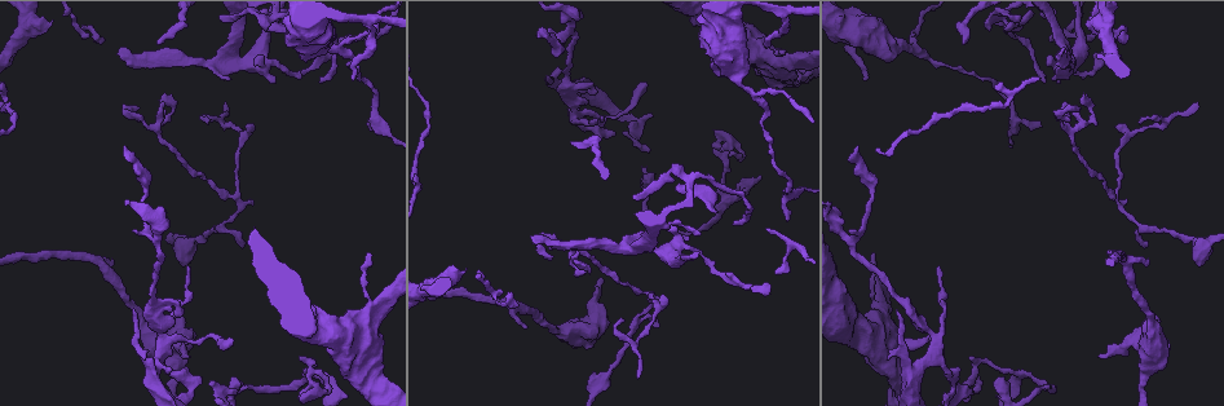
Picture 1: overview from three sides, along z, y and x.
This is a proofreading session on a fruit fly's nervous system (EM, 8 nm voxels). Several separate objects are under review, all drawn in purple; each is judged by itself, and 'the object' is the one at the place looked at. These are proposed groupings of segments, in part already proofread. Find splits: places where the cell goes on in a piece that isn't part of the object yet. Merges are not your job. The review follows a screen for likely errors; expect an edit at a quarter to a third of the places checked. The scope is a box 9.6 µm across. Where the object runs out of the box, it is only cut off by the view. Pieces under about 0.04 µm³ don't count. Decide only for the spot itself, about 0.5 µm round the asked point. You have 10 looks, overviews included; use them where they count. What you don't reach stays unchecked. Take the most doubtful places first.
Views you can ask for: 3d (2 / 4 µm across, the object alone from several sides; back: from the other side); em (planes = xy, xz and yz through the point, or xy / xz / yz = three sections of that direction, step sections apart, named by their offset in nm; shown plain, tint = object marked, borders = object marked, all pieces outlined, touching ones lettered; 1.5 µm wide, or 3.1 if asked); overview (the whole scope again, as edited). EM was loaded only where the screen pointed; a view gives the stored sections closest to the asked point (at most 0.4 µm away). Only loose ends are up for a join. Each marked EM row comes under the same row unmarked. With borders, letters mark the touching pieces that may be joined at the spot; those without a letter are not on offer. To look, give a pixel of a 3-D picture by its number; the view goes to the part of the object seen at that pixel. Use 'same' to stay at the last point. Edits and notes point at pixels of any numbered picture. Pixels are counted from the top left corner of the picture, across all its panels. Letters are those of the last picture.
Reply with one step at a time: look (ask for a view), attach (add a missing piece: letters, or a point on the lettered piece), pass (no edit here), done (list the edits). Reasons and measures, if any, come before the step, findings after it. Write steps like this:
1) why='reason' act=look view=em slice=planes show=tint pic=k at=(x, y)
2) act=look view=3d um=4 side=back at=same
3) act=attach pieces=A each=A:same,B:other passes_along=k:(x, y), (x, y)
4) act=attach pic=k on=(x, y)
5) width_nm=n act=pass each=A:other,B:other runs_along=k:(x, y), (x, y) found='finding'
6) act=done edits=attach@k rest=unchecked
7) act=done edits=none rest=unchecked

why='free end' act=look view=em slice=yz step=8 show=borders pic=1 at=(1063, 51)

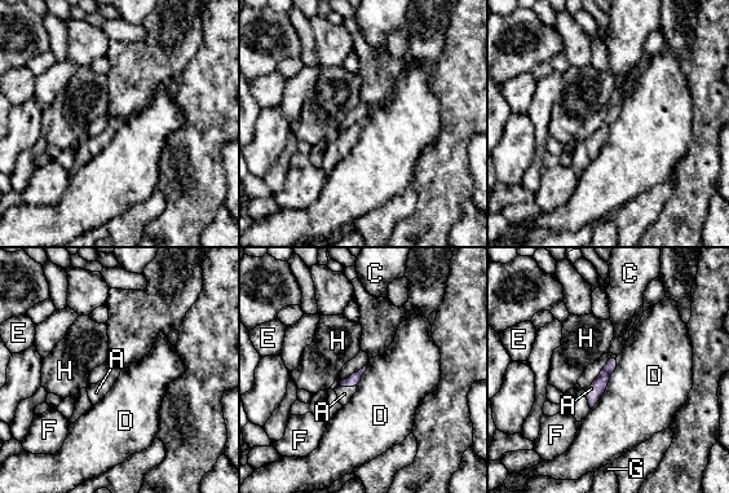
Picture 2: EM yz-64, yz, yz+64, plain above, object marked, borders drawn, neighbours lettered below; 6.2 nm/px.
why='another direction' act=look view=em slice=planes show=borders at=same

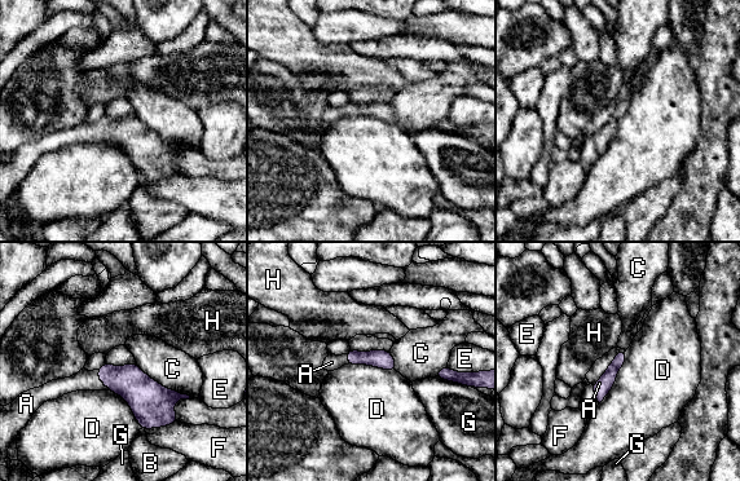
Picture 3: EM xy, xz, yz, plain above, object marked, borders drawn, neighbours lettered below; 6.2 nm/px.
act=attach pieces=A each=A:same,B:other,C:other,D:other,E:other,F:other,G:other,H:other passes_along=3:(130, 382), (100, 380), (84, 380) found='the cell continues'

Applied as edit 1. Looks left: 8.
why='redraw' act=look view=overview

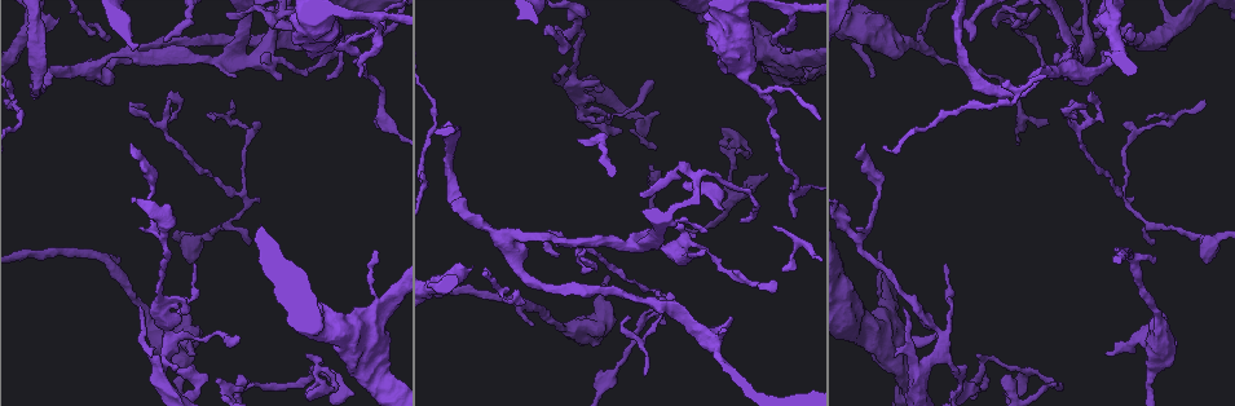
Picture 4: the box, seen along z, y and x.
why='branch stops here' act=look view=em slice=xz step=8 show=tint pic=4 at=(542, 33)

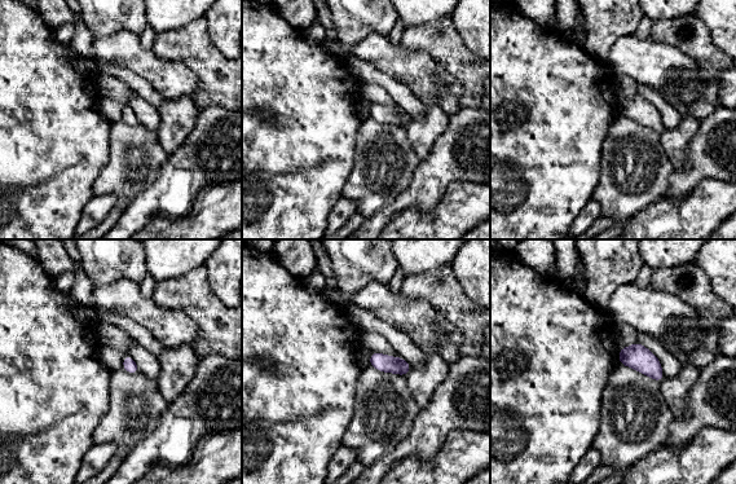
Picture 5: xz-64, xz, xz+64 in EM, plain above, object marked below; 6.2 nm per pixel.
act=look view=em slice=planes show=borders at=same

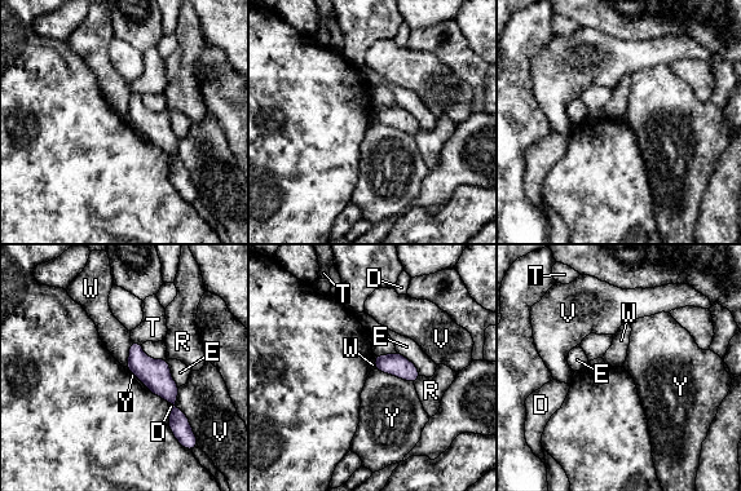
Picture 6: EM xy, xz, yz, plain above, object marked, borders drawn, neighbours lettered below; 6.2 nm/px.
width_nm=140 act=pass each=D:other,E:other,R:other,T:other,V:other,W:other,Y:other runs_along=6:(133, 345), (172, 398), (173, 428) found='none of them fits'

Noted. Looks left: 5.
why='tapers out' act=look view=em slice=planes show=borders pic=4 at=(639, 196)

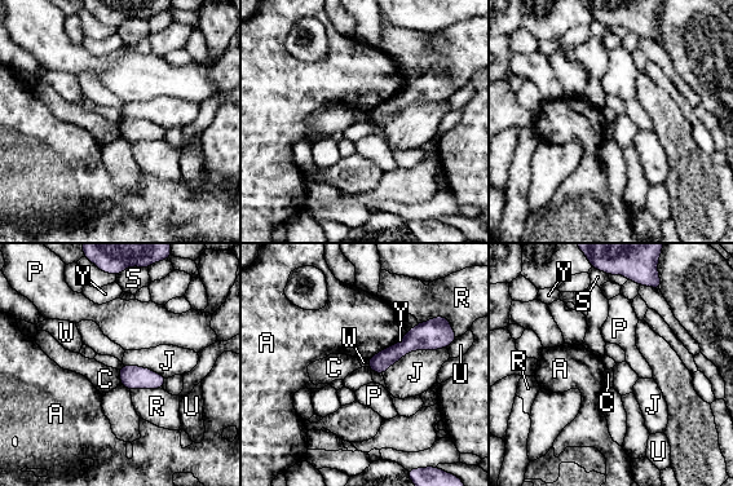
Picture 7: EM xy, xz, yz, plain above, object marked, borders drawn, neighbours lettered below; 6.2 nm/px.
act=pass each=A:other,C:other,J:other,P:other,R:other,S:other,U:other,W:other,Y:other border=7:(162, 387), (131, 390) found='no lettered piece goes on from it'

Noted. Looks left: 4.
why='an open end' act=look view=em slice=yz step=4 show=borders pic=4 at=(1046, 118)

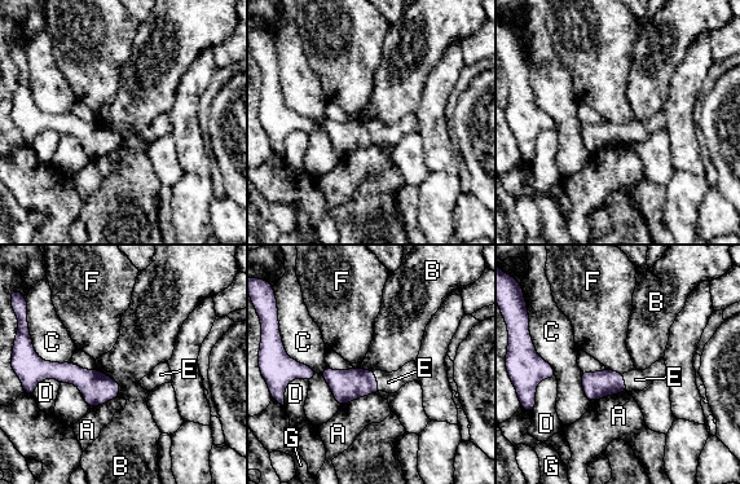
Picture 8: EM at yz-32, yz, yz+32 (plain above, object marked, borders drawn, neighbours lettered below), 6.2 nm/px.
act=look view=em slice=planes show=borders at=same

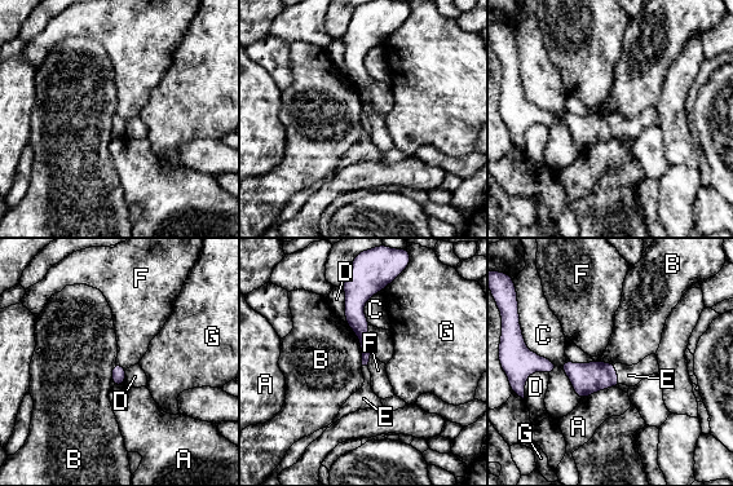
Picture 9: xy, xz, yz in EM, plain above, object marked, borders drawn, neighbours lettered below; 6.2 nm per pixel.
act=attach pieces=E each=A:other,B:other,C:other,D:other,E:same,F:other,G:other passes_along=9:(586, 379), (616, 374), (628, 375) found='it goes on there'

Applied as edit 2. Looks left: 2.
act=done edits=attach@3,attach@9 rest=unchecked

